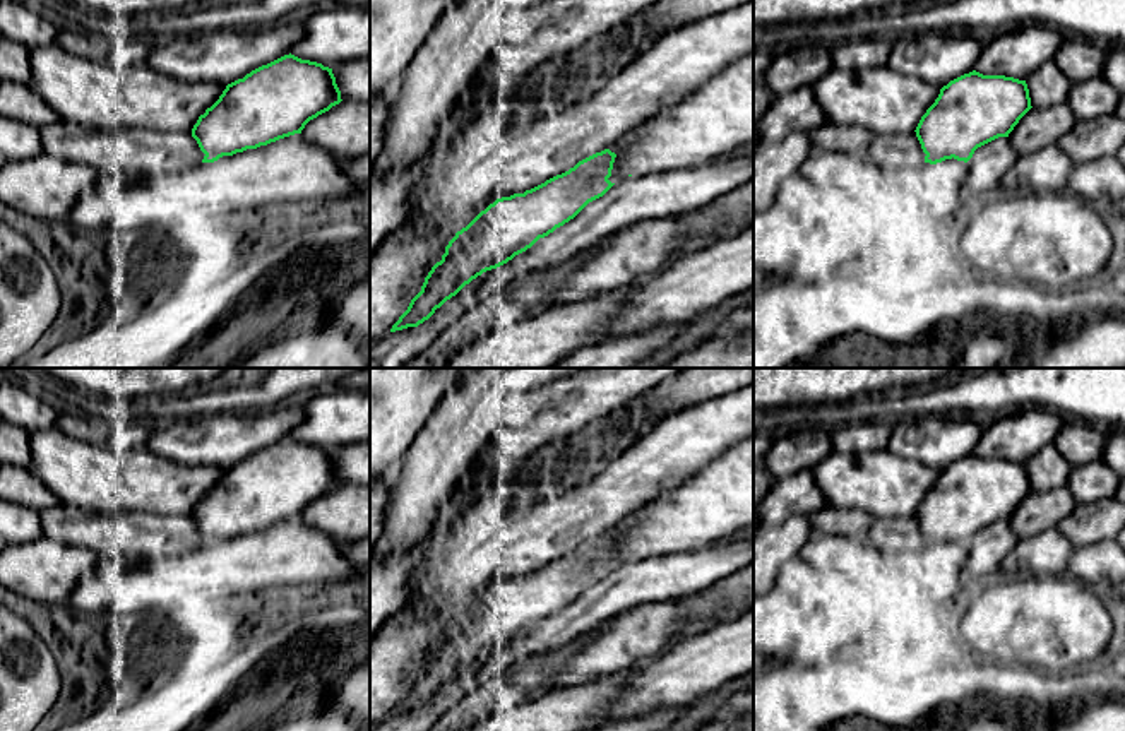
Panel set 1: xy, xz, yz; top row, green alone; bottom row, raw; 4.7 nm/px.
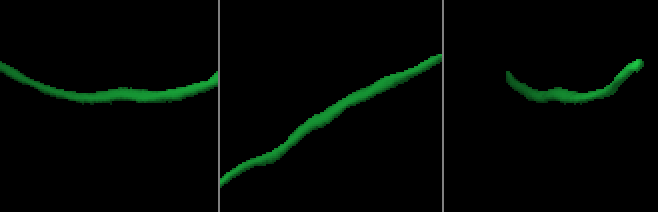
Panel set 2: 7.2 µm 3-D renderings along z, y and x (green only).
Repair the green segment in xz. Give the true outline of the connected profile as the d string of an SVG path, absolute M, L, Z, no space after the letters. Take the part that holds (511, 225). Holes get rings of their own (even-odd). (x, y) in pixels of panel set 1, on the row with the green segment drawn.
M604 149L524 193L490 204L449 241L390 332L418 327L473 279L507 264L603 197L615 185L608 180L615 157Z

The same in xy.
M289 53L228 84L219 99L199 116L192 137L205 154L202 163L214 163L301 134L310 120L341 101L332 68Z

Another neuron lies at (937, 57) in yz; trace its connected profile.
M921 31L892 38L887 67L943 87L974 70L986 39L967 31Z

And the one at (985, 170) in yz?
M998 137L978 147L967 161L964 185L974 193L998 187L1017 157L1007 137Z

